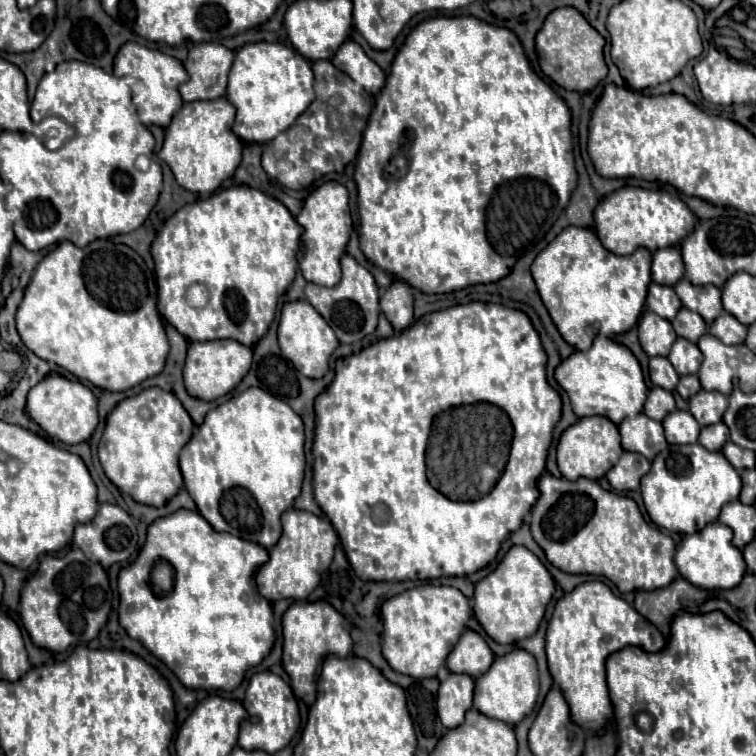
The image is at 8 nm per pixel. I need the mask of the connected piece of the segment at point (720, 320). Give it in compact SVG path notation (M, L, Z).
M722 312L712 324L710 324L710 334L716 336L718 340L722 340L724 344L740 344L746 338L748 328L742 326L732 314Z

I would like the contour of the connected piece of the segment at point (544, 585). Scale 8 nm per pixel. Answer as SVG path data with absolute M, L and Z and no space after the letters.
M512 546L496 570L476 584L474 614L492 640L498 644L514 644L536 634L552 596L554 578L540 558L524 546Z

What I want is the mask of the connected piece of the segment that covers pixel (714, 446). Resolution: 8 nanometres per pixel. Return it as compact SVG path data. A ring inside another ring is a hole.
M718 422L714 426L704 426L700 430L700 438L698 438L698 442L704 448L712 450L712 452L722 450L722 446L724 446L726 440L728 440L728 430L726 430L726 424L724 422Z

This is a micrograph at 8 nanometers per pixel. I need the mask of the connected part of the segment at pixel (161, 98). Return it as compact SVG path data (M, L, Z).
M126 42L120 46L120 50L114 56L114 74L116 76L132 76L136 80L136 112L142 124L150 126L156 124L160 128L166 128L170 124L170 118L174 112L182 106L182 96L178 94L178 86L186 82L188 74L180 60L174 56L168 56L160 50L152 50L146 46L140 46L136 42Z

